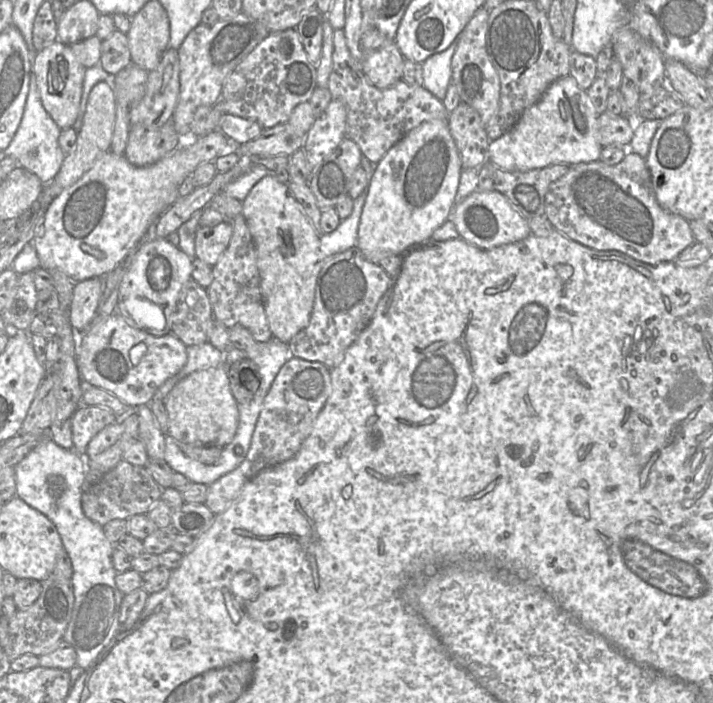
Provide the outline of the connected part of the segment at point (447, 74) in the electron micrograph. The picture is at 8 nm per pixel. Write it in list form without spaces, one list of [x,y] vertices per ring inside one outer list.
[[[456,38],[446,50],[430,56],[421,64],[423,87],[441,101],[452,82],[452,58],[457,44]]]

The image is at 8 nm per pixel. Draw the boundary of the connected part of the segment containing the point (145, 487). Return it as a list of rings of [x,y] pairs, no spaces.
[[[121,460],[93,484],[85,484],[81,506],[87,518],[103,526],[113,519],[128,519],[136,514],[146,514],[161,499],[163,489],[155,482],[144,466]]]

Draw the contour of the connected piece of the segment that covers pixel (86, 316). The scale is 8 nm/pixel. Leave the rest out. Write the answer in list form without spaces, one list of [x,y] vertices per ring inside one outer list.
[[[94,277],[75,282],[68,308],[68,319],[75,332],[80,332],[93,319],[103,293],[103,278]]]

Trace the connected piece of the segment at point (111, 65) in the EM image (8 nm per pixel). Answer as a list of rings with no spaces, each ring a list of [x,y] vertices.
[[[115,30],[102,40],[100,64],[108,74],[114,76],[131,63],[129,42],[125,33]]]

